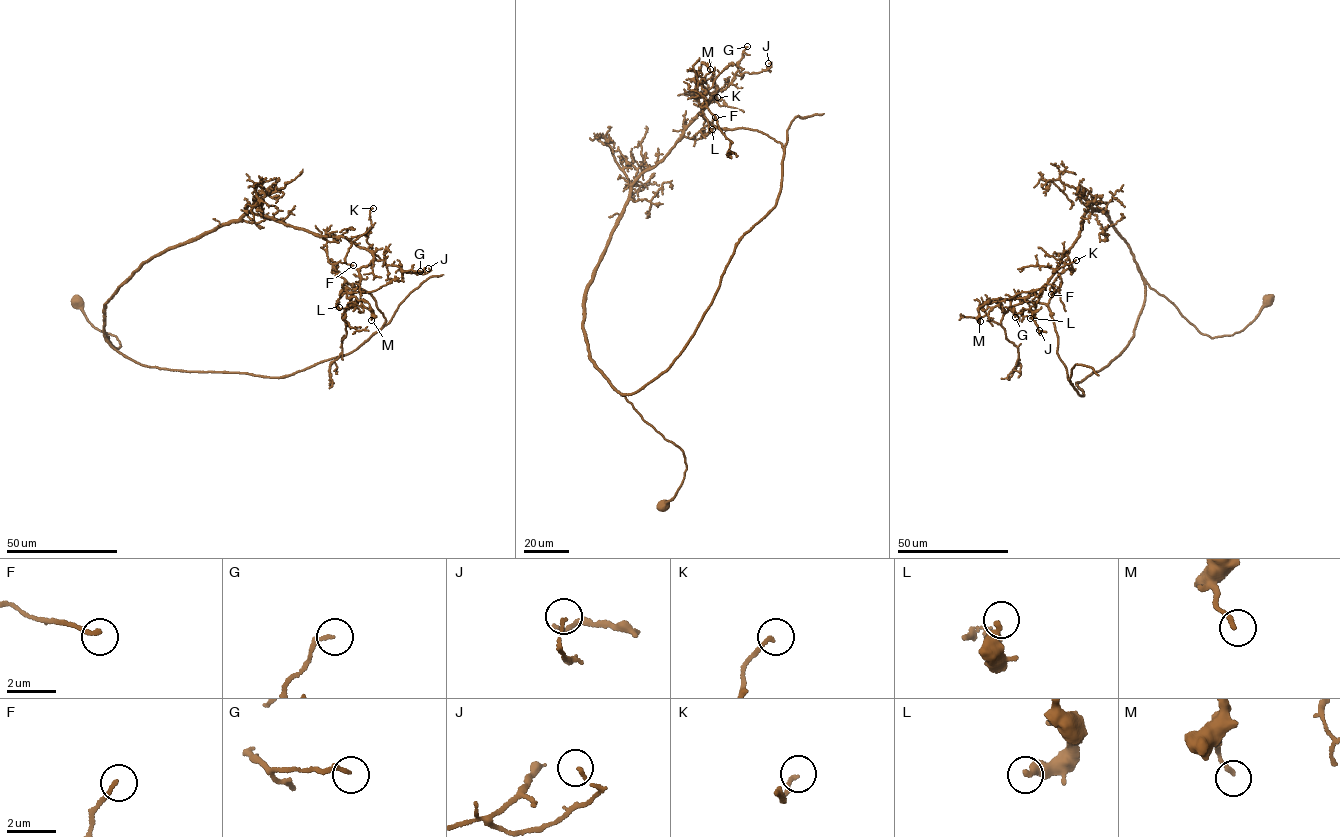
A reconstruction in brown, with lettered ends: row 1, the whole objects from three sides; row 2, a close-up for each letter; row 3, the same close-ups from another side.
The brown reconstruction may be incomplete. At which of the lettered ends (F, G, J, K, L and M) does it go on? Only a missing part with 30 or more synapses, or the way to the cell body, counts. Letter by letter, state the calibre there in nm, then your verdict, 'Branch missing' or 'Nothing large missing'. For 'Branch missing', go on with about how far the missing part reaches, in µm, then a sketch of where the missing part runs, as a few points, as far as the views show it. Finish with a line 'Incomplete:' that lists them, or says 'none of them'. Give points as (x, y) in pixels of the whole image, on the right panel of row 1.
F: Thickness 170 nm. Nothing large missing
G: Thickness 160 nm. Nothing large missing
J: Thickness 110 nm. Nothing large missing
K: Thickness 150 nm. Nothing large missing
L: Thickness 280 nm. Nothing large missing
M: Thickness 150 nm. Nothing large missing
Incomplete: none of them

